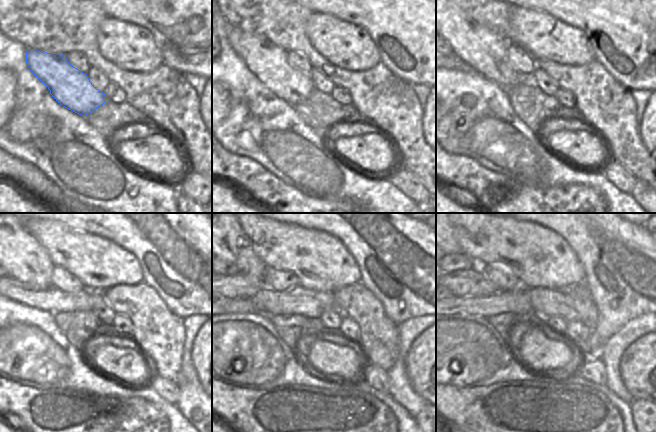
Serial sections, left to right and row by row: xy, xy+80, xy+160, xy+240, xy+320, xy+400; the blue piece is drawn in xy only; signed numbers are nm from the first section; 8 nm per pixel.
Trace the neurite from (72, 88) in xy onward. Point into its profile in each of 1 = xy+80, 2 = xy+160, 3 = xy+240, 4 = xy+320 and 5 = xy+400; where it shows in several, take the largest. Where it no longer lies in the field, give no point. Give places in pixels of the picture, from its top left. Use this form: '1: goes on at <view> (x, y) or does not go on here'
1: goes on at xy+80 (269, 63)
2: goes on at xy+160 (484, 51)
3: goes on at xy+240 (8, 243)
4: goes on at xy+320 (232, 245)
5: goes on at xy+400 (456, 248)

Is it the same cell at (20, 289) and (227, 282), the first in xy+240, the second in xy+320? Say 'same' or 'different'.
different

